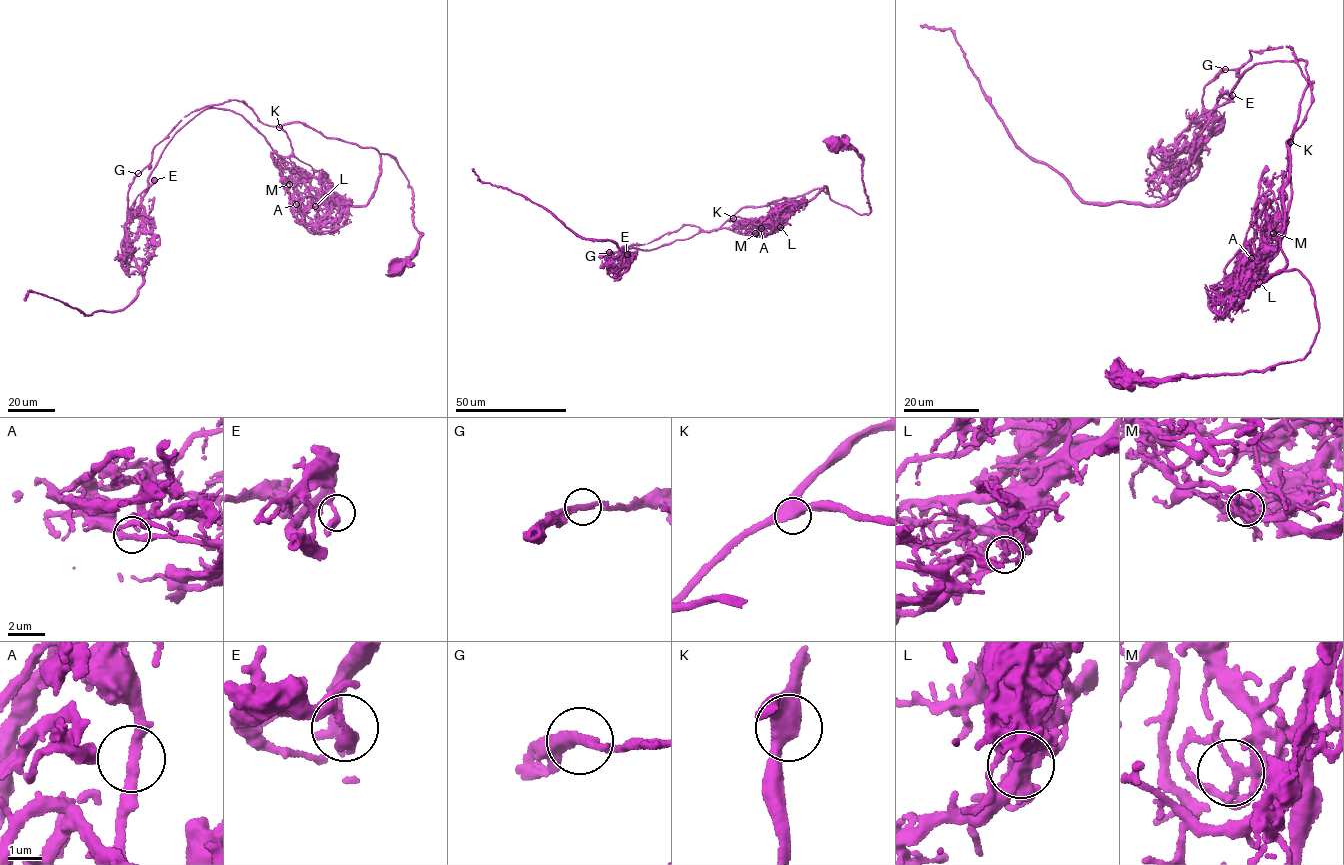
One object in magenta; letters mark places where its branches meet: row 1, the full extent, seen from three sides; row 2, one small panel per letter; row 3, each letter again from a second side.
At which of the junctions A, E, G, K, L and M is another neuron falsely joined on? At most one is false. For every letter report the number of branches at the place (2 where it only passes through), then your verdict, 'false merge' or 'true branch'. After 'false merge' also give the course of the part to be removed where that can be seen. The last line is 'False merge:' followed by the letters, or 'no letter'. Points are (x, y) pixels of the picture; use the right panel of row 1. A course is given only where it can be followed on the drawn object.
A: 2 | true branch
E: 3 | false merge | (1232, 95), (1244, 70), (1307, 64), (1279, 248), (1234, 293), (1266, 165)
G: 2 | true branch
K: 3 | true branch
L: 3 | true branch
M: 3 | true branch
False merge: E

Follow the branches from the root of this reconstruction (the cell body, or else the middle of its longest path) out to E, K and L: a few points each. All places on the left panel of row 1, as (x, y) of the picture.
E: (398, 267), (420, 235), (388, 155), (366, 204), (337, 206), (240, 114), (211, 107), (174, 134), (154, 180)
K: (398, 267), (420, 235), (411, 219), (411, 187), (398, 162), (373, 148), (326, 138), (300, 122), (279, 127)
L: (398, 267), (420, 235), (411, 219), (411, 187), (393, 158), (381, 154), (366, 204), (315, 206)

